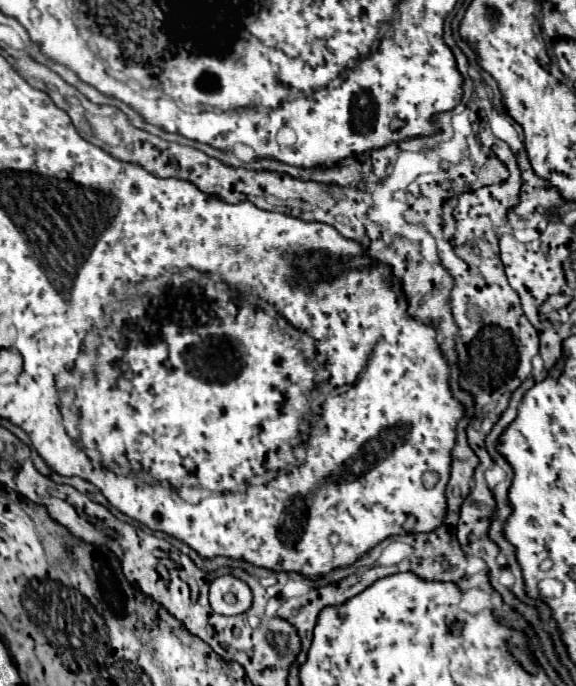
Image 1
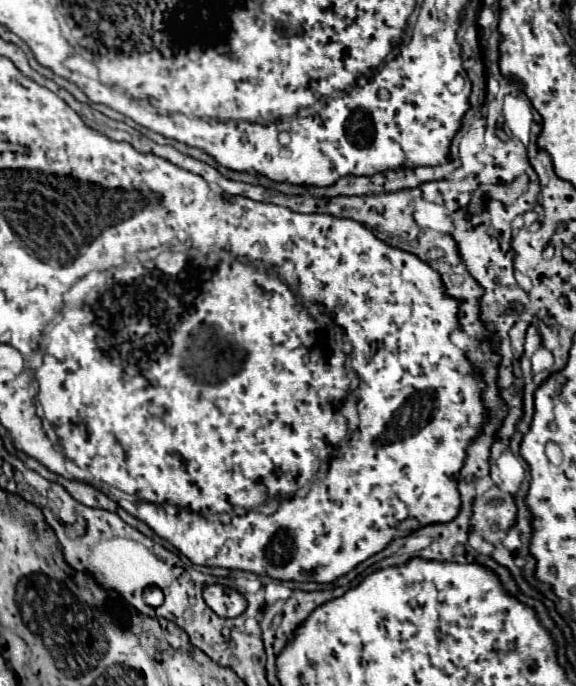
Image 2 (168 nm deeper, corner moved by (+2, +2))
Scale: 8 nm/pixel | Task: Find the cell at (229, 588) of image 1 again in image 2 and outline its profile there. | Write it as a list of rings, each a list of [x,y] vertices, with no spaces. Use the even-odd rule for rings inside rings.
[[[221,584],[207,586],[203,592],[203,598],[205,598],[207,606],[221,618],[235,618],[235,616],[243,614],[247,608],[247,600],[241,592],[229,588],[229,586],[221,586]]]

